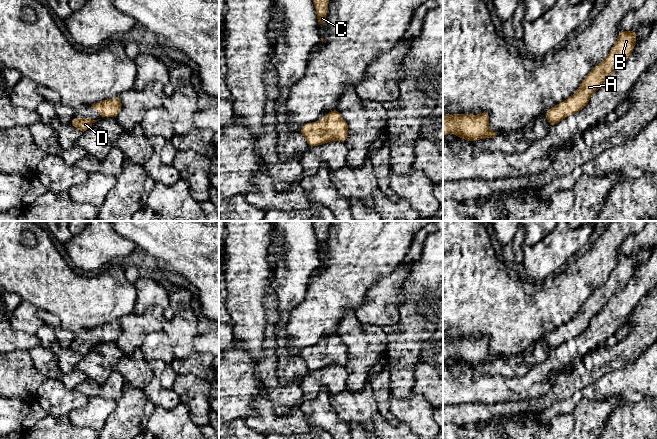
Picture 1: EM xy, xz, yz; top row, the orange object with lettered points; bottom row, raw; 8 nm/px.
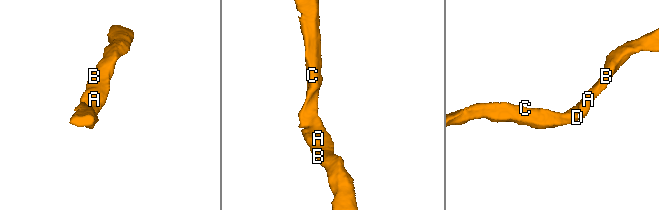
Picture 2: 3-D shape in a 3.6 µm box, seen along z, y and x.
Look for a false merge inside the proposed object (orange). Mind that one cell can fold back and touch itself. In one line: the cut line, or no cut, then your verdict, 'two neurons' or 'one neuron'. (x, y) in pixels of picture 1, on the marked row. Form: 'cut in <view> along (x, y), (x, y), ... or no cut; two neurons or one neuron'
no cut; one neuron

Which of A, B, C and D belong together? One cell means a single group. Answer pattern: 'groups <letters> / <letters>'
groups A B C D

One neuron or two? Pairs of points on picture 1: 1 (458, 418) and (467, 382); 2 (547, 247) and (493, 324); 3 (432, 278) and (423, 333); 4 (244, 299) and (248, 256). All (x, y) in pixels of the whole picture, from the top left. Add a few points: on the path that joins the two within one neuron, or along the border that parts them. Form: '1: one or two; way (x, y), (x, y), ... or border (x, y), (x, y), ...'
1: two; border (486, 403), (462, 402), (453, 404)
2: two; border (552, 274), (543, 279), (529, 277)
3: one; way (418, 292), (411, 299), (411, 319)
4: one; way (246, 288), (246, 267)

